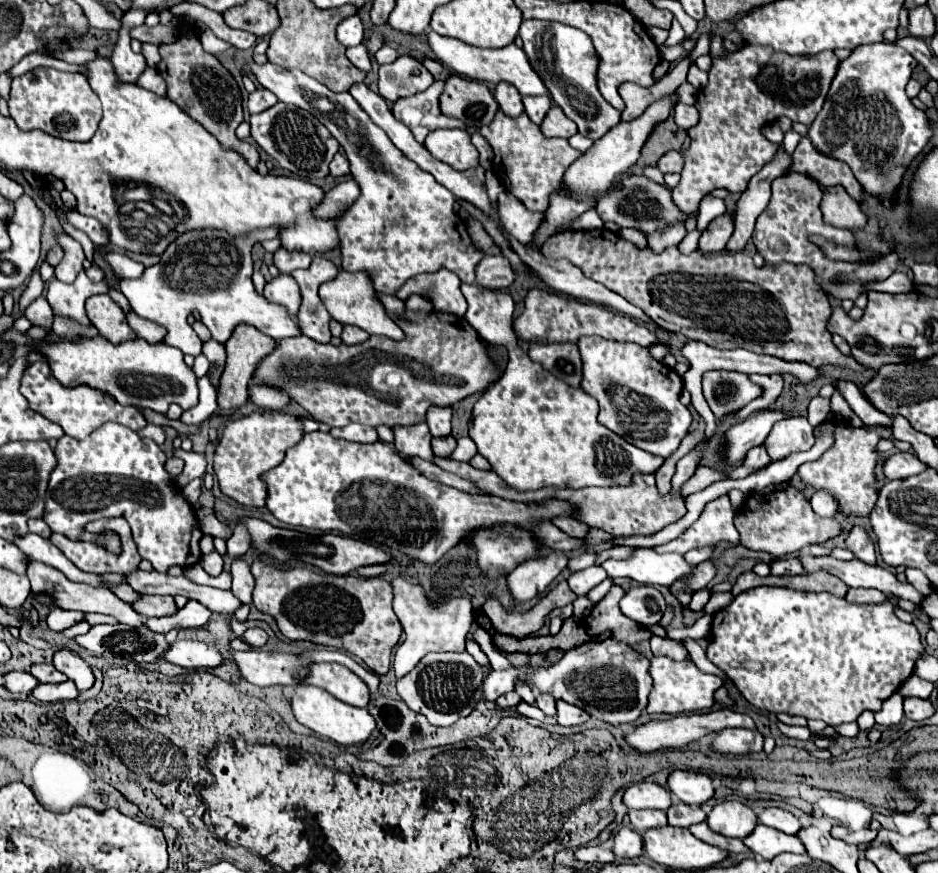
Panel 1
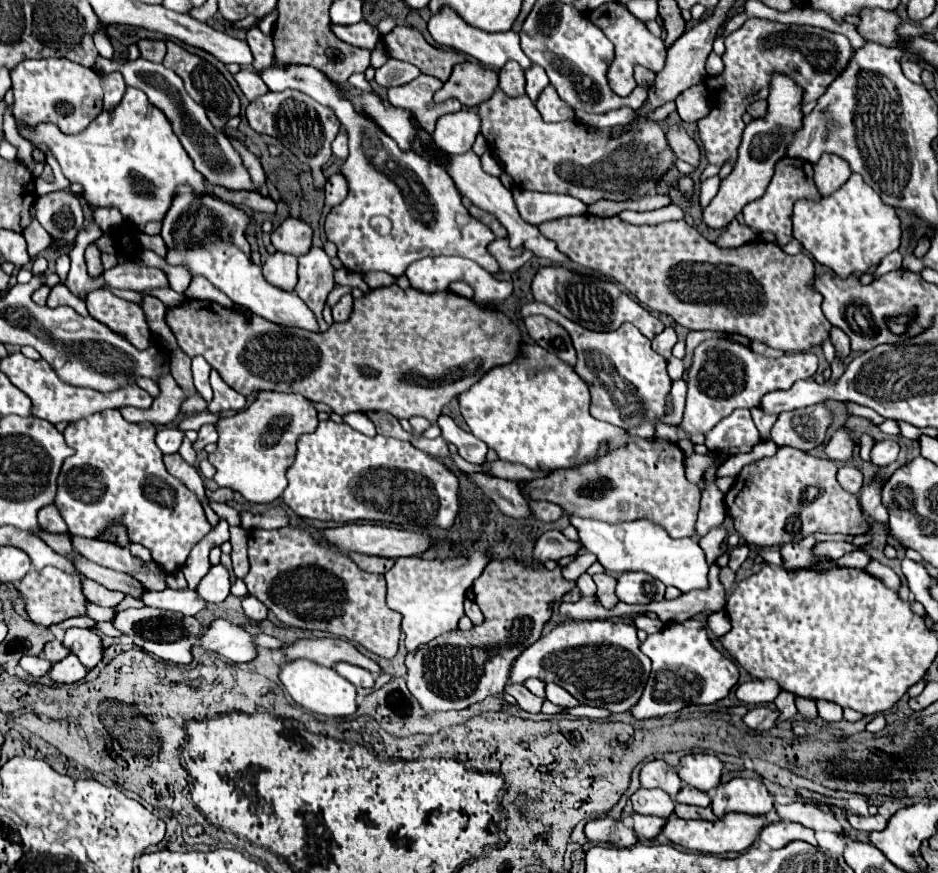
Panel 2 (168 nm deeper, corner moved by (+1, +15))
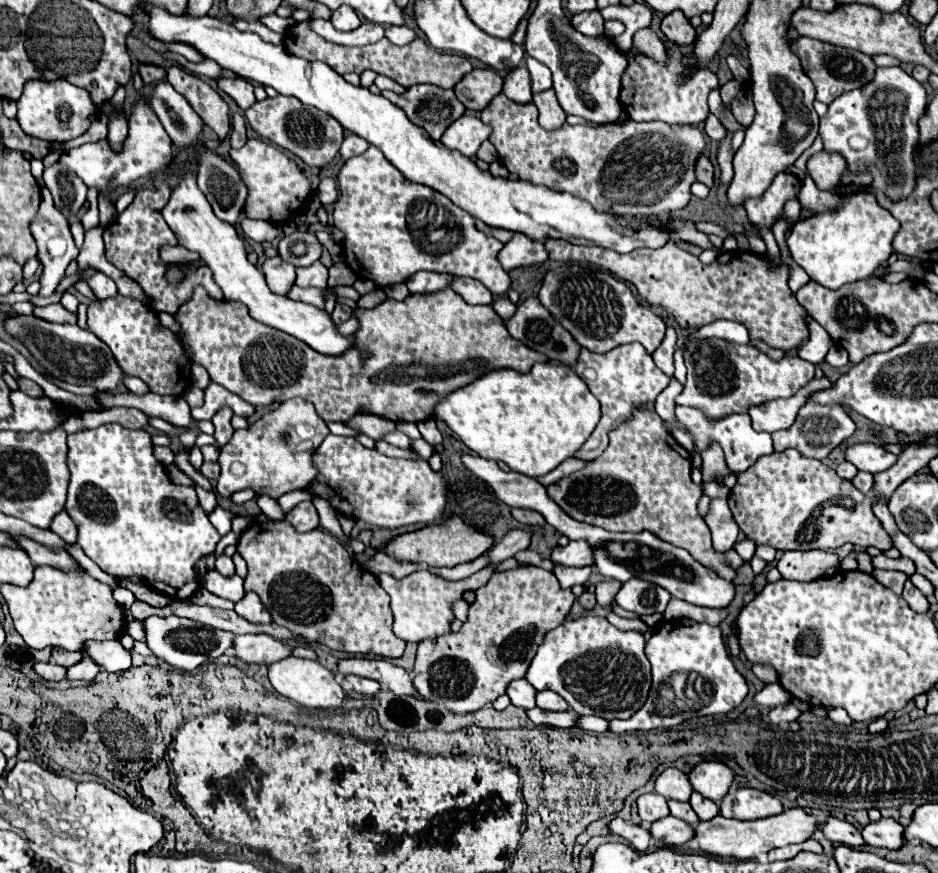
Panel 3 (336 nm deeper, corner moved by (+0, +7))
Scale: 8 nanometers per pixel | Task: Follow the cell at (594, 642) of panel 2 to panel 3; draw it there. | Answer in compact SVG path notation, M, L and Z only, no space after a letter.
M585 614L547 632L525 678L535 690L553 690L563 696L579 716L627 720L645 704L651 688L651 664L643 648L641 632L623 632L603 616Z

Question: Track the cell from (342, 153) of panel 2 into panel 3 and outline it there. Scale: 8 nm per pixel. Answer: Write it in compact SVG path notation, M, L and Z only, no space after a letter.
M351 133L345 136L339 154L341 154L343 160L348 160L353 156L362 154L369 148L369 146L370 144L365 139Z

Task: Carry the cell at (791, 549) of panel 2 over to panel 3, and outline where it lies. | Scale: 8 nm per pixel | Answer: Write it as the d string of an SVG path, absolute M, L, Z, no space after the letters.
M795 550L785 552L781 560L777 562L777 570L785 580L797 580L797 582L809 582L817 580L825 570L839 564L839 558L825 550Z

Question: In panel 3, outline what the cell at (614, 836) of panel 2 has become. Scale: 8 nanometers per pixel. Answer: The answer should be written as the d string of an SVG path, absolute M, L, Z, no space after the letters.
M615 818L611 824L609 824L611 832L613 834L619 834L621 838L625 838L635 850L639 852L645 852L651 844L651 832L643 826L637 826L633 822L625 822L623 818Z

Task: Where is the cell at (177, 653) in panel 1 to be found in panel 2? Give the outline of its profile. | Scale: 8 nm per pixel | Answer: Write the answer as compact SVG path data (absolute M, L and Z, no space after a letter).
M212 620L202 632L200 646L224 656L230 662L250 662L256 656L256 644L252 636L242 630L242 626L230 624L226 620Z

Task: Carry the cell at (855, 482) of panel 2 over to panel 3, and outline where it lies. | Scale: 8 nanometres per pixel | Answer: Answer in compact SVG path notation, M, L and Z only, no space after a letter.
M857 472L857 476L851 480L863 494L867 494L871 488L873 488L873 474L867 474L867 472Z

